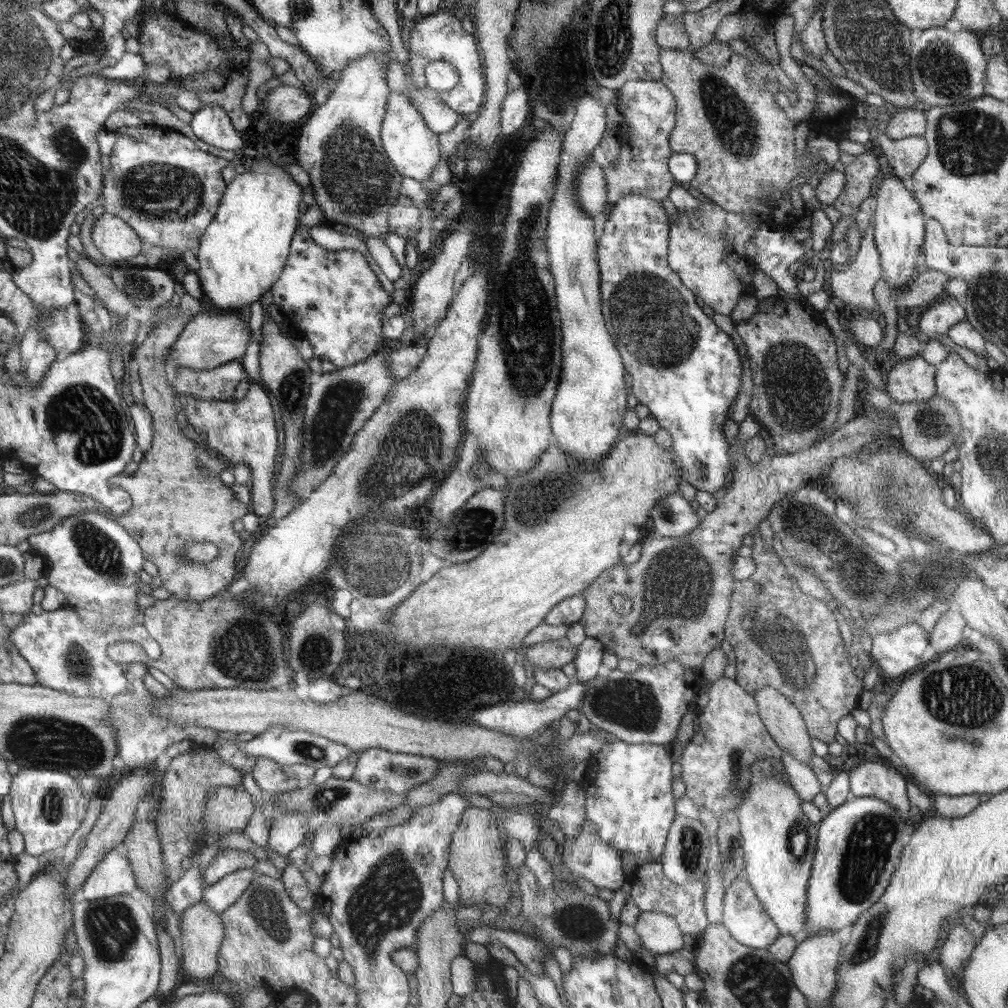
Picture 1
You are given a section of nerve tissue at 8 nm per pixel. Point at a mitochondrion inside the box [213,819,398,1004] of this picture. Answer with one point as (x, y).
(265, 906)

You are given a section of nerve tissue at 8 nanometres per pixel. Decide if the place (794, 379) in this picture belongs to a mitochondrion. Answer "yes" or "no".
yes

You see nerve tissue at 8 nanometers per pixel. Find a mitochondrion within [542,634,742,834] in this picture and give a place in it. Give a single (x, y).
(632, 703)

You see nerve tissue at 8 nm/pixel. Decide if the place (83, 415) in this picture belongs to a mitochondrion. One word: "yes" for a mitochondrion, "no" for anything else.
yes

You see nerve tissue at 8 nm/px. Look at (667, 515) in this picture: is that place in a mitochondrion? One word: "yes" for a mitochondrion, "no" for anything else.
yes

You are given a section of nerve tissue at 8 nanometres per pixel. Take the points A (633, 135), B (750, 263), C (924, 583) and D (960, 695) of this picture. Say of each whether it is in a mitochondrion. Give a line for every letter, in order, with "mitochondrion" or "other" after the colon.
A: other
B: other
C: mitochondrion
D: mitochondrion

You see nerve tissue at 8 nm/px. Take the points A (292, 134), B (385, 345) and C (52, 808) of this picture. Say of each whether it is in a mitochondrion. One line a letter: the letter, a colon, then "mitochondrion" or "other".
A: other
B: other
C: mitochondrion

